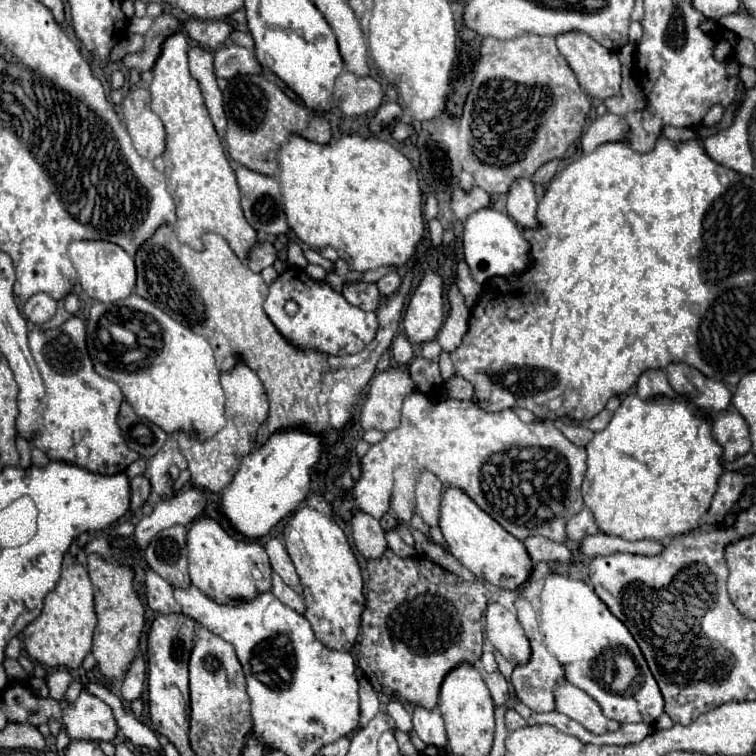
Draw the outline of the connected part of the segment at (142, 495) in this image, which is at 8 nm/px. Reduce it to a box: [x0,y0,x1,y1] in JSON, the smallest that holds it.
[130,475,150,511]

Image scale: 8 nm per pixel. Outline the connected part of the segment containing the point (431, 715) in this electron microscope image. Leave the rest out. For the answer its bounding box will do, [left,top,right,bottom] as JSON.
[412,705,448,749]

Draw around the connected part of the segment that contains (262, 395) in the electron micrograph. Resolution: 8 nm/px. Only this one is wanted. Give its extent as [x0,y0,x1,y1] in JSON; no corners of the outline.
[178,359,268,493]

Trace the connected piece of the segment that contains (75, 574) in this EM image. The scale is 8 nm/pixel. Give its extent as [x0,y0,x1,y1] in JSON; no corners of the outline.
[24,553,96,669]

